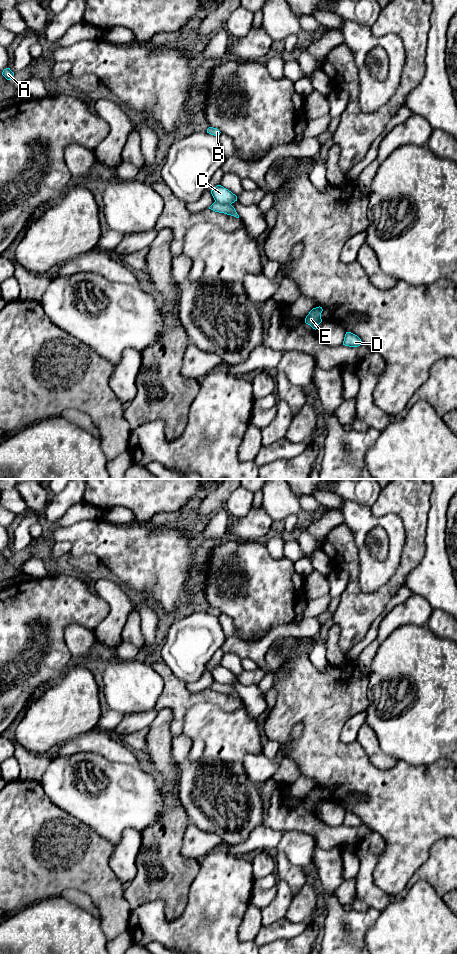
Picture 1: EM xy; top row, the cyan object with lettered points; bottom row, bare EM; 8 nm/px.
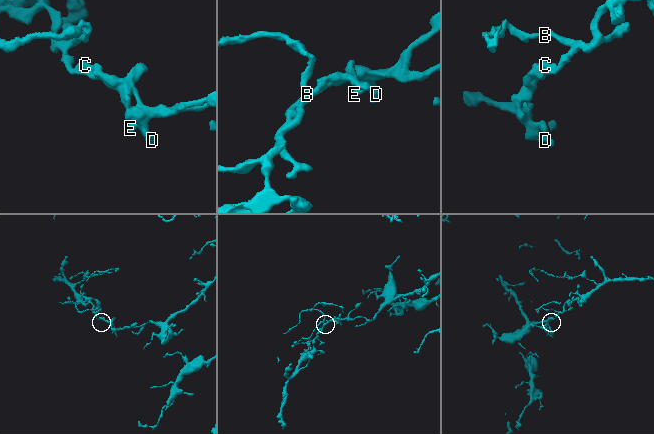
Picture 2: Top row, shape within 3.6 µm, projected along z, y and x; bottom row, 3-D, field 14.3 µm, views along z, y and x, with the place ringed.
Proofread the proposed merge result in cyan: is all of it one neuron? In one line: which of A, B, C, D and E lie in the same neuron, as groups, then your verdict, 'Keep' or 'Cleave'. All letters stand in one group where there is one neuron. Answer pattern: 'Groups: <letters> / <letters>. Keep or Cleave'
Groups: A B / C D E. Cleave

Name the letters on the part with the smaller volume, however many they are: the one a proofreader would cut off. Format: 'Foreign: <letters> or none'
Foreign: A, B

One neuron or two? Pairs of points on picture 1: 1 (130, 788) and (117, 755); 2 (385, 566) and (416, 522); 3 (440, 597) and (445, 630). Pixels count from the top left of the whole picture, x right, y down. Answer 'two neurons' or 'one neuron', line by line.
1: two neurons
2: two neurons
3: two neurons

